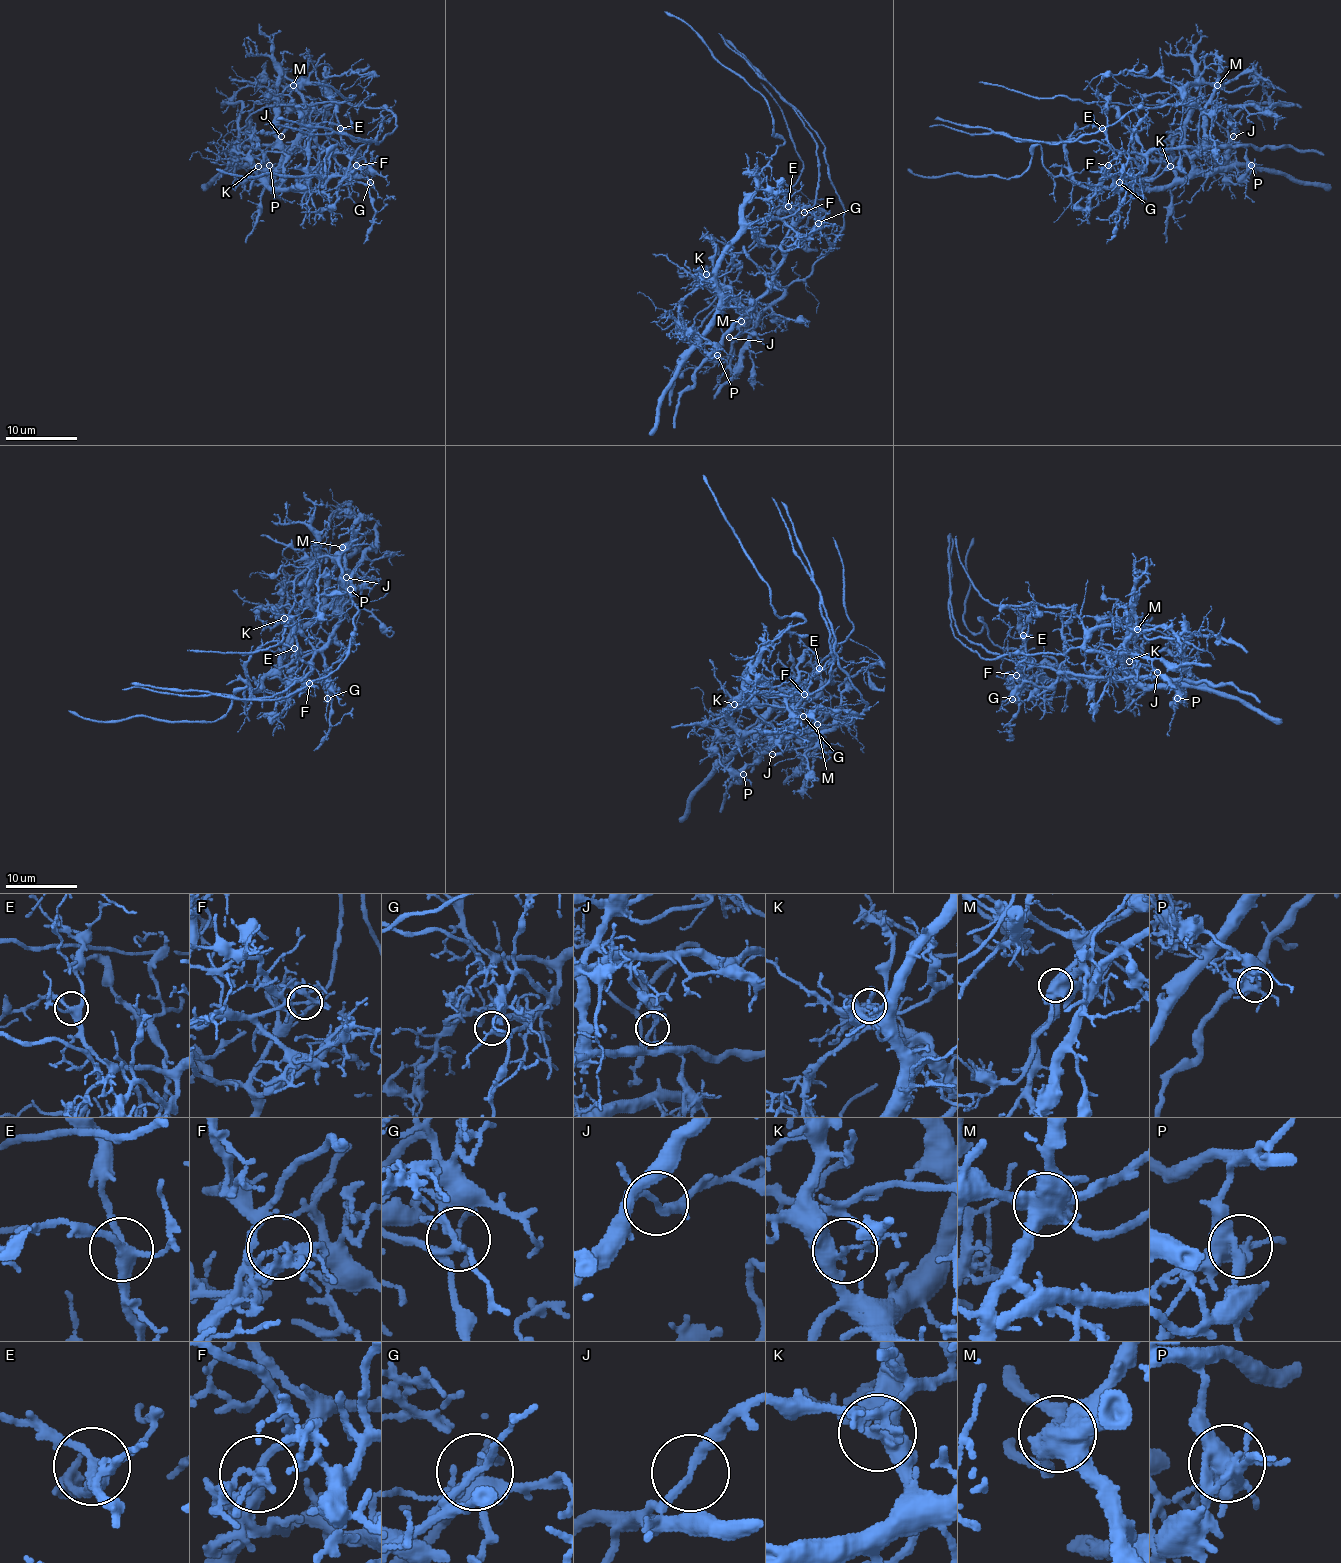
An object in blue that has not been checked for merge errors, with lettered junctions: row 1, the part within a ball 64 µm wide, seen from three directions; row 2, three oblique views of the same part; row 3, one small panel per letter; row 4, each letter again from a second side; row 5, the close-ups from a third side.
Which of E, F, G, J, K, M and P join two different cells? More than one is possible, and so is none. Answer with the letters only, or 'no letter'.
F, J, K, M, P

